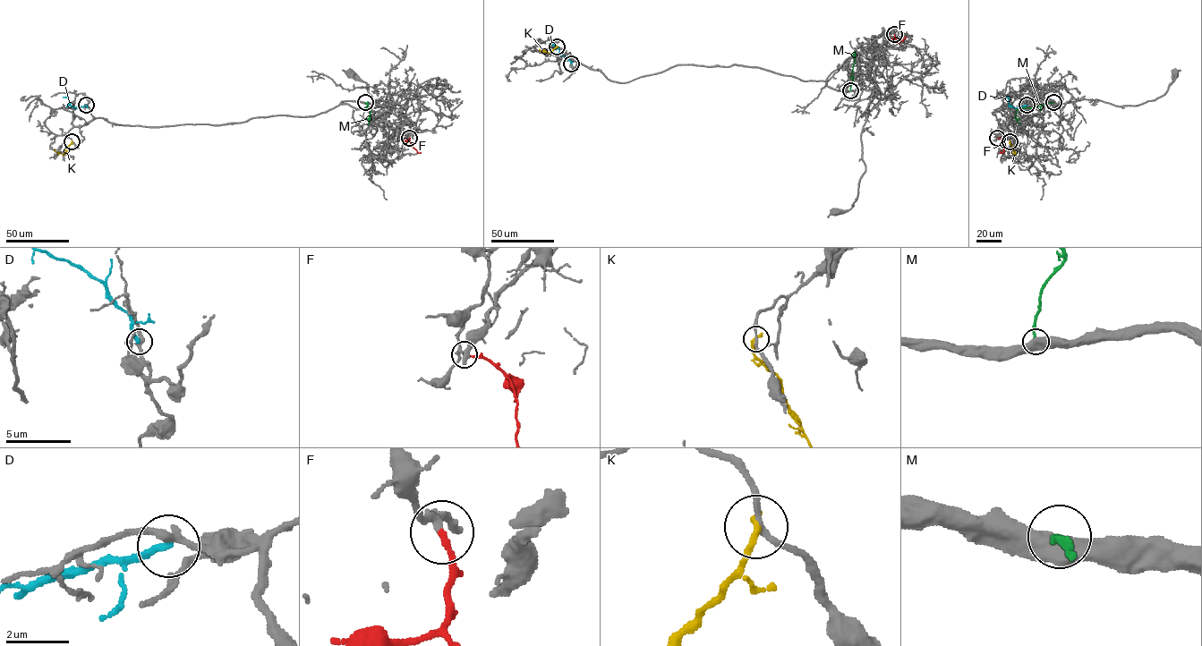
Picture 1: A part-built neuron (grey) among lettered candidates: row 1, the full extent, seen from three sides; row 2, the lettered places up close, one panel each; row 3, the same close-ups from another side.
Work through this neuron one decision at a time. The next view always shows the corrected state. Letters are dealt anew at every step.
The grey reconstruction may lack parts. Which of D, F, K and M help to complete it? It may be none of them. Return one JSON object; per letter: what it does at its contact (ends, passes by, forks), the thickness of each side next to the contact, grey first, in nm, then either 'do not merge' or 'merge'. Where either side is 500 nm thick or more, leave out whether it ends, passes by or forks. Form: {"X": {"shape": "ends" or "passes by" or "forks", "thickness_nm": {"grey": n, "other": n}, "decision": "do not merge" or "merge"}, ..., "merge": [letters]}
{"D": {"shape": "ends", "thickness_nm": {"grey": 240, "other": 240}, "decision": "do not merge"}, "F": {"shape": "ends", "thickness_nm": {"grey": 200, "other": 170}, "decision": "merge"}, "K": {"shape": "ends", "thickness_nm": {"grey": 180, "other": 240}, "decision": "do not merge"}, "M": {"thickness_nm": {"grey": 600, "other": 200}, "decision": "do not merge"}, "merge": ["F"]}

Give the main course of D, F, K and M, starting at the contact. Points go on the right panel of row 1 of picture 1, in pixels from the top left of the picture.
D: (1027, 105), (1010, 106), (1006, 97)
F: (997, 138), (1004, 148), (1000, 152)
K: (1010, 141), (1016, 155), (1012, 149)
M: (1053, 103), (1018, 109), (1016, 118), (1020, 124)

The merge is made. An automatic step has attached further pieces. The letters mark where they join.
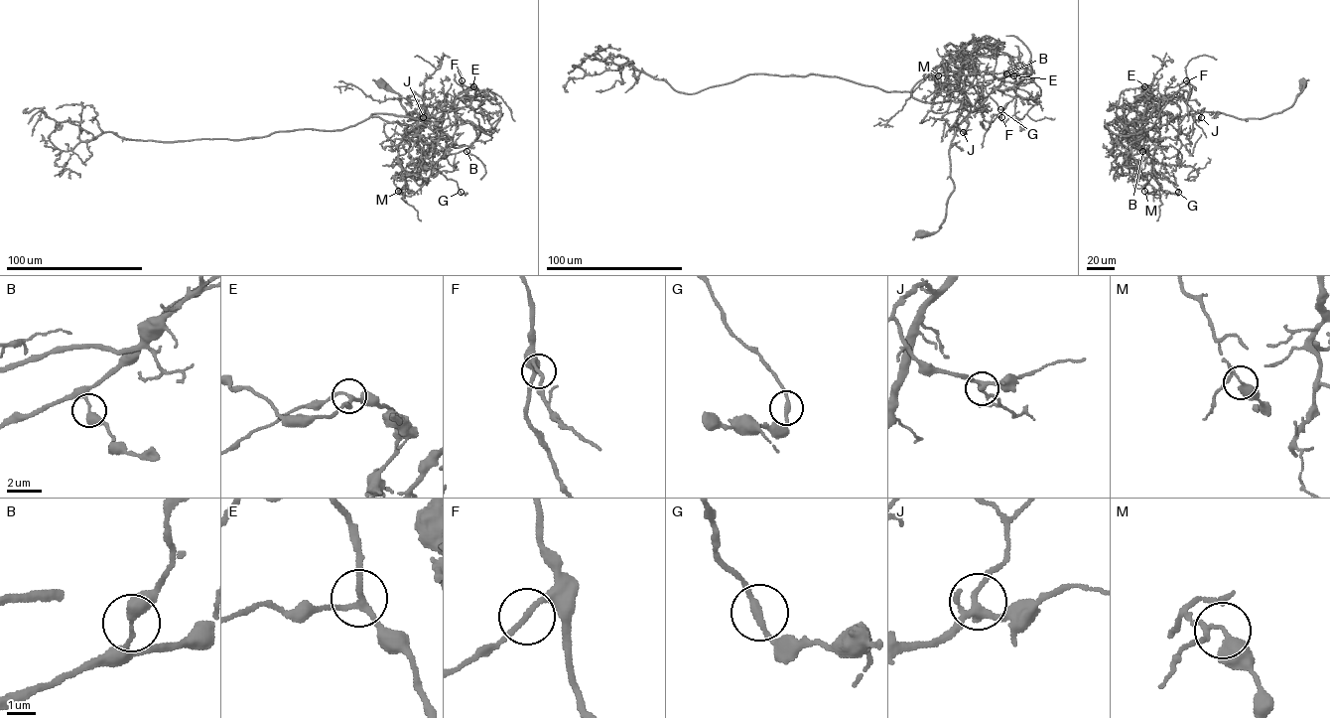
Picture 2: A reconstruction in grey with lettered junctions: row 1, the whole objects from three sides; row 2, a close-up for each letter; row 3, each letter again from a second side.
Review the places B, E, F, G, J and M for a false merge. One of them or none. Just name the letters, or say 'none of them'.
M

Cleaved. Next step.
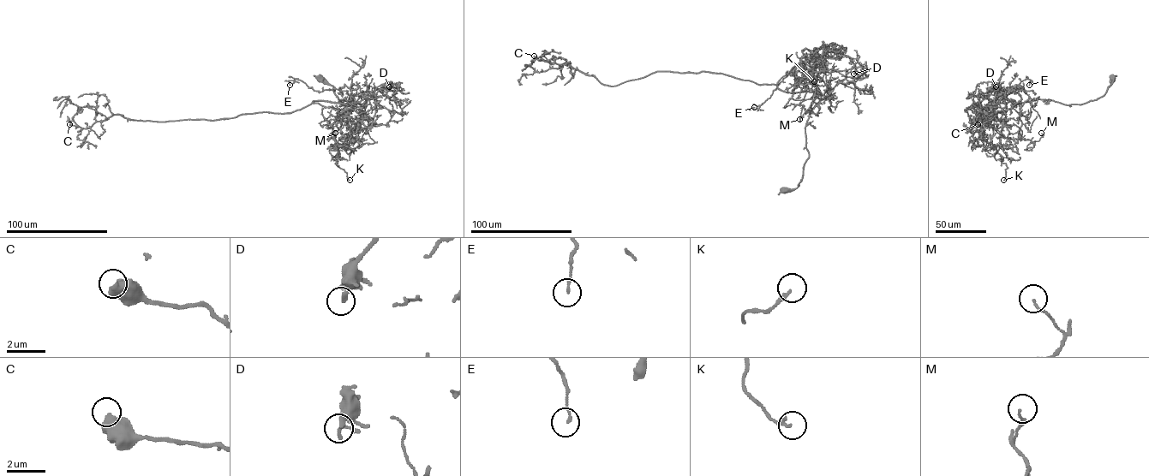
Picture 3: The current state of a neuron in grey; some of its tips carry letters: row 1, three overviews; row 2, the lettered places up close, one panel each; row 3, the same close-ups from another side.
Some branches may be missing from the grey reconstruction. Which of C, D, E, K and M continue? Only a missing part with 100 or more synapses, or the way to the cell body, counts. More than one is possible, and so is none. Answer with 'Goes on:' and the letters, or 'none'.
Goes on: none

